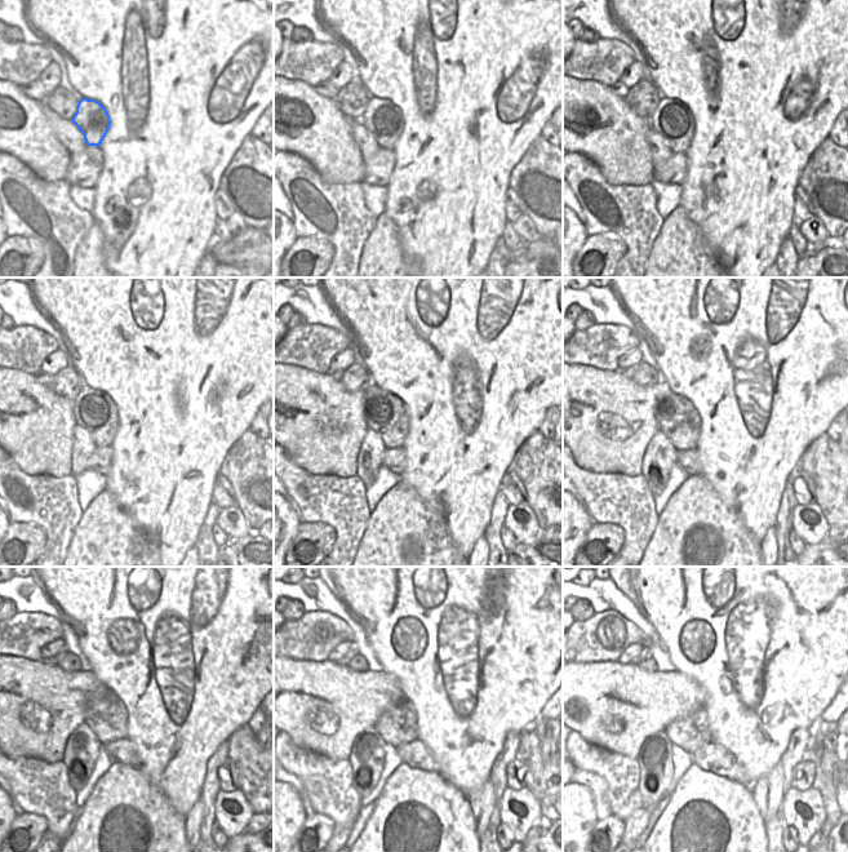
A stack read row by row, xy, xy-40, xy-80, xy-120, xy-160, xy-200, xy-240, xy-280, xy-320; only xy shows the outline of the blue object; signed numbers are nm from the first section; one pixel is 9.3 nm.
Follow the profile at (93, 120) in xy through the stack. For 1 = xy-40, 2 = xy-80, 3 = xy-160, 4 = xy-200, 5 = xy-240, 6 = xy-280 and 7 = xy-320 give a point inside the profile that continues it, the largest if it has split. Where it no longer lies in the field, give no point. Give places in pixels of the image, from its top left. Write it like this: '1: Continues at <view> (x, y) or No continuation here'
1: Continues at xy-40 (383, 119)
2: Continues at xy-80 (673, 119)
3: Continues at xy-160 (386, 415)
4: Continues at xy-200 (676, 417)
5: Continues at xy-240 (106, 715)
6: Continues at xy-280 (398, 726)
7: Continues at xy-320 (692, 732).

